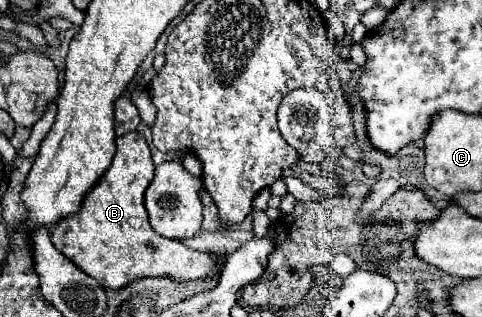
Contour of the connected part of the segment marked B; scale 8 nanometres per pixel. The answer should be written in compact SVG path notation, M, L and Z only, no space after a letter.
M129 132L117 138L117 154L109 172L85 196L79 214L57 222L51 228L51 242L75 266L95 278L103 288L119 290L139 278L169 276L175 282L189 282L203 278L221 264L213 256L187 248L183 242L159 236L147 218L143 194L153 180L153 160L145 138Z

